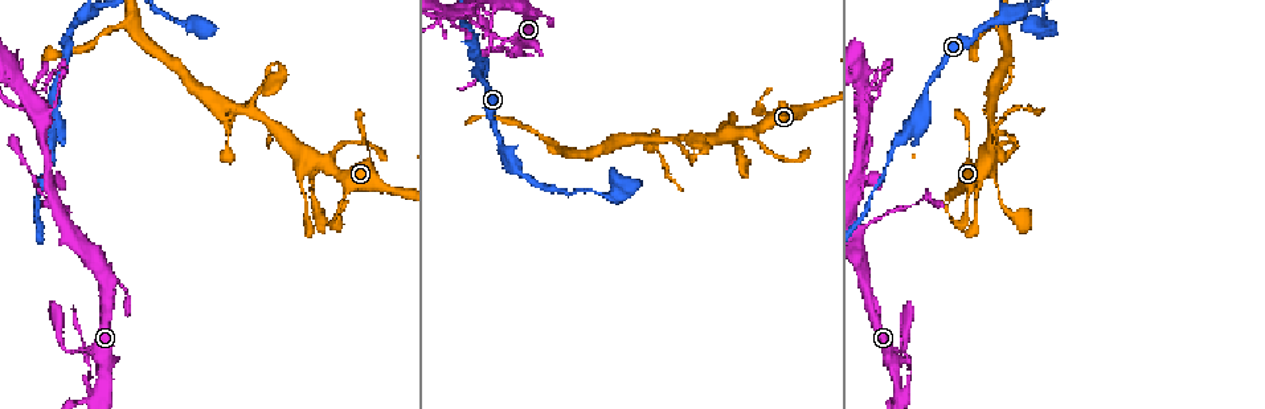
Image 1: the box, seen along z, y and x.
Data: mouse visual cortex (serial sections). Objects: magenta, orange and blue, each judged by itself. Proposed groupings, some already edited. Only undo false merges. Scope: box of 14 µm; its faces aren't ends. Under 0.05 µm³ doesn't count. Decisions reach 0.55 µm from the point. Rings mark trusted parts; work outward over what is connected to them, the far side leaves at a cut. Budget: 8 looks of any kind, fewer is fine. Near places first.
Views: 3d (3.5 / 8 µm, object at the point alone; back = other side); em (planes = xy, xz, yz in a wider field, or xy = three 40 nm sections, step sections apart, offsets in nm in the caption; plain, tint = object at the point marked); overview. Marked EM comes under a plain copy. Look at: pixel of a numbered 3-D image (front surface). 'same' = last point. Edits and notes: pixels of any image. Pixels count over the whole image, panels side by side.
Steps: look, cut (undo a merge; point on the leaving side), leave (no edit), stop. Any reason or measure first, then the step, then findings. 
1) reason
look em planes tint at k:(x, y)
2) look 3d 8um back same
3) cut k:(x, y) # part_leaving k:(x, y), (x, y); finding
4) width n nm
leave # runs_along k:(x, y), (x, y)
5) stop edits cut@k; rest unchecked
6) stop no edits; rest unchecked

four arms meet
look 3d 3.5um at 1:(31, 105)

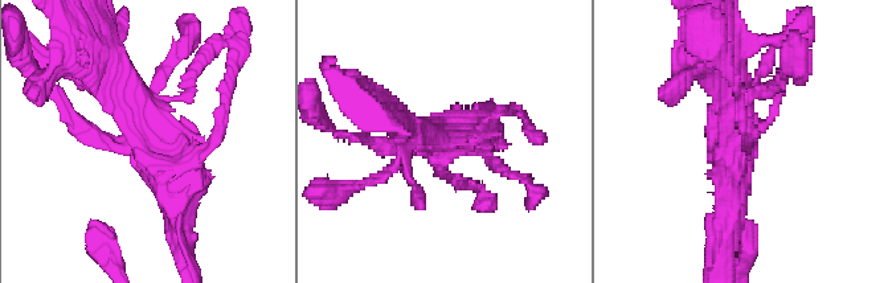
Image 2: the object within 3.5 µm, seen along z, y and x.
need the tissue
look em xy step 5 tint at 2:(442, 139)

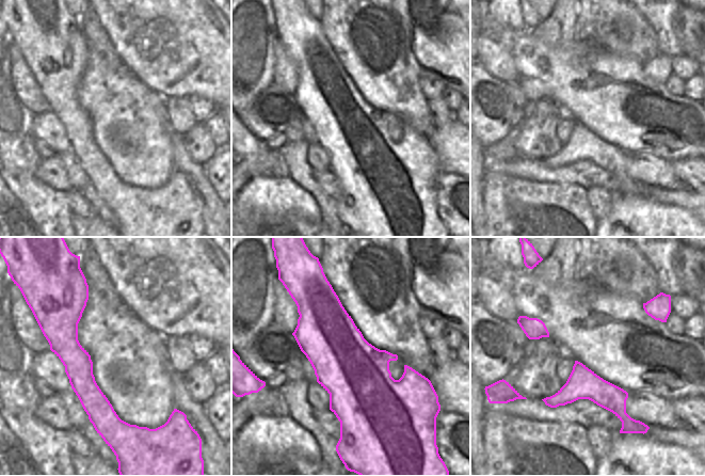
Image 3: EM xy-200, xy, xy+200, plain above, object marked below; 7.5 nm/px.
leave # runs_along 2:(174, 210), (162, 154), (109, 60); continuous, no second cell

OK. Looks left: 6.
three-way junction
look 3d 8um at 1:(680, 140)

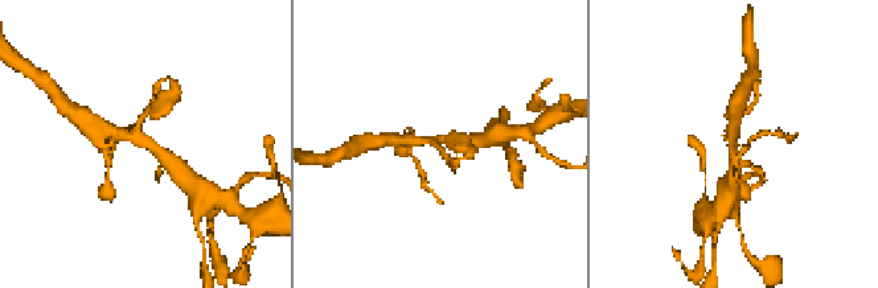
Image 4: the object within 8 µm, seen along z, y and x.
look 3d 3.5um at 4:(145, 137)

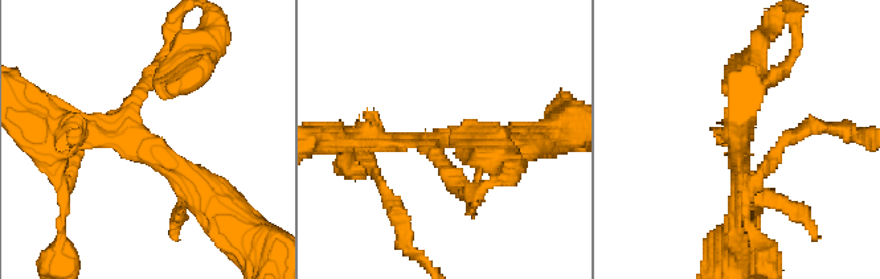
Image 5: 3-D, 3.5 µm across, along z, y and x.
arms 3; arm_widths 150, 250, 300 nm; shape alone is not enough
look em xy step 2 tint at 5:(139, 145)

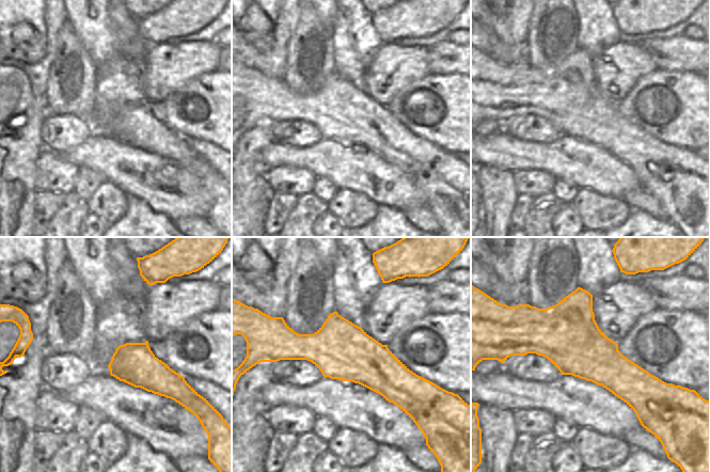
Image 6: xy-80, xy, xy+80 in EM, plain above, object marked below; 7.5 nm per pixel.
leave # runs_along 5:(205, 200), (152, 147), (56, 122); one cell here

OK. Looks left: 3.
sharp bend
look 3d 8um at 1:(278, 64)

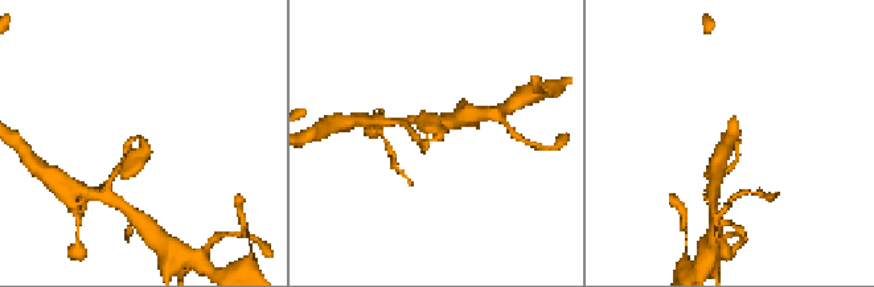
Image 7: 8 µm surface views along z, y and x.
look em xy step 3 tint at 7:(138, 136)

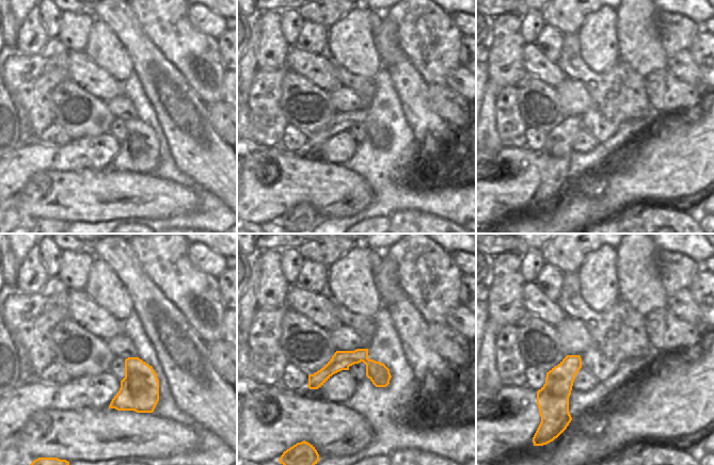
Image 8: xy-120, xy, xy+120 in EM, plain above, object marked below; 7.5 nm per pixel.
arm_widths 150, 300 nm
leave # runs_along 8:(387, 375), (364, 358), (346, 358), (311, 385); continuous, no second cell

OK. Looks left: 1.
stop no edits; rest unchecked

